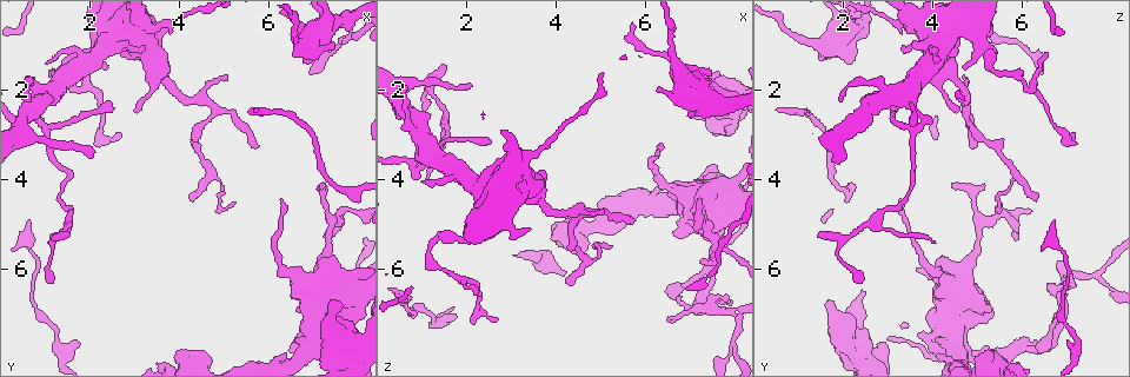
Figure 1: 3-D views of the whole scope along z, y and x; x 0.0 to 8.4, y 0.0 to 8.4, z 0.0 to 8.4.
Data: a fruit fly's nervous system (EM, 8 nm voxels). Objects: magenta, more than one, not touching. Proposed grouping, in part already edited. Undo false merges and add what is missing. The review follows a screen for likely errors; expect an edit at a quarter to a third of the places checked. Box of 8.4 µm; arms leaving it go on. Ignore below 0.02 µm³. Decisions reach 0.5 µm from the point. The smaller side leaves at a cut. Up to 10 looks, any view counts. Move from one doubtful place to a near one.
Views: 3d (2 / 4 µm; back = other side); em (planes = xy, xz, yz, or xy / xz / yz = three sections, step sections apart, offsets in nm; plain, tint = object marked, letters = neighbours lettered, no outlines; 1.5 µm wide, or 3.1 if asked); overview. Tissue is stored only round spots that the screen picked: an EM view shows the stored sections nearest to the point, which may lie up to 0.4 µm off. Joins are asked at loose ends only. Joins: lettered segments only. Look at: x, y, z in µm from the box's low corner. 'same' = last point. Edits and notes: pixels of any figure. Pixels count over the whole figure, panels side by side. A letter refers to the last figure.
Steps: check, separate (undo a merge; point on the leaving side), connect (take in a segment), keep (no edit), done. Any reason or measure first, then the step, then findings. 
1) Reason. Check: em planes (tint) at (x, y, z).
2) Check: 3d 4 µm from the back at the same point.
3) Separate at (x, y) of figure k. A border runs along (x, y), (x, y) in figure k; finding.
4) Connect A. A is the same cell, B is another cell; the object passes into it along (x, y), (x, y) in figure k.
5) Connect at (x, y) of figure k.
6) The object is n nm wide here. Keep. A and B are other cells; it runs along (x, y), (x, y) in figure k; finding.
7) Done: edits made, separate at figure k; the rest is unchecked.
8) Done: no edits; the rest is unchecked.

Tapers out. Check: em planes (letters) at (7.50, 1.05, 1.65).

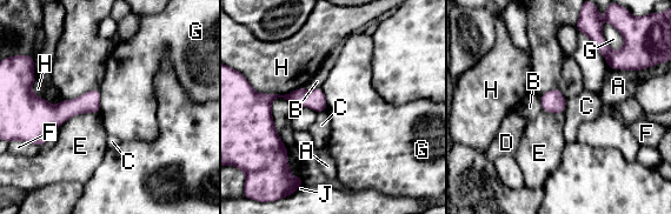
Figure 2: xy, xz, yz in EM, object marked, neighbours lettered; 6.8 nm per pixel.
The object is 140 nm wide here. Keep. A, B, C, D, E, F, G, H and J are other cells; a border runs along (98, 88), (100, 94), (99, 113) in figure 2; no lettered segment goes on from it.

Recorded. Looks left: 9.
Tapers out. Check: em planes (letters) at (2.50, 2.40, 3.15).

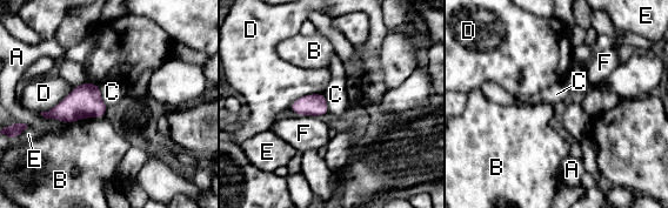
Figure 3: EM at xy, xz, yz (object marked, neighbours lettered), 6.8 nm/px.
The object is 150 nm wide here. Keep. A, B, C, D, E and F are other cells; a border runs along (98, 86), (101, 100), (107, 107) in figure 3; no lettered segment goes on from it.

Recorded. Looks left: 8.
Abrupt turn. Check: 3d 2 µm at (0.60, 2.65, 3.55).

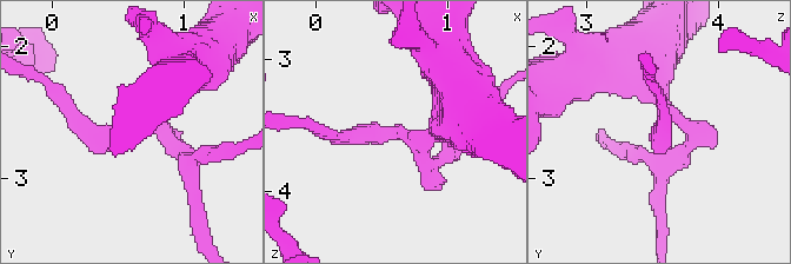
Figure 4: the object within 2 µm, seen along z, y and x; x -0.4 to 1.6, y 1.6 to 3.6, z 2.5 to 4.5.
Check: em yz step 4 (letters) at (0.58, 2.66, 3.58).

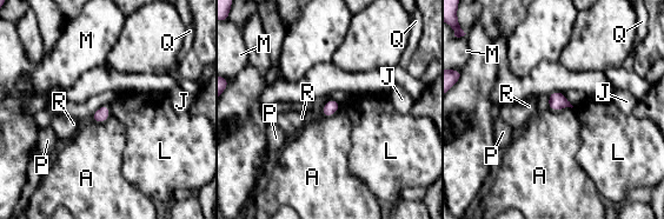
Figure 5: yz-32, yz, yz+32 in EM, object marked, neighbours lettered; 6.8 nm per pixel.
Keep. A, J, L, M, P, Q and R are other cells; a border runs along (107, 105), (110, 114) in figure 5; all the same cell.

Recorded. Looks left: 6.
Thin end. Check: 3d 4 µm at (5.00, 1.70, 4.65).

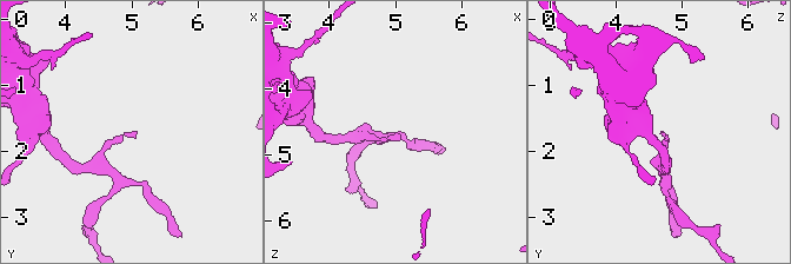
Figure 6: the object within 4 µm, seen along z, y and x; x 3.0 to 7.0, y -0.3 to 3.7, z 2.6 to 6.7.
Shape alone is not enough. Check: em planes (tint) at (5.10, 1.70, 4.70).

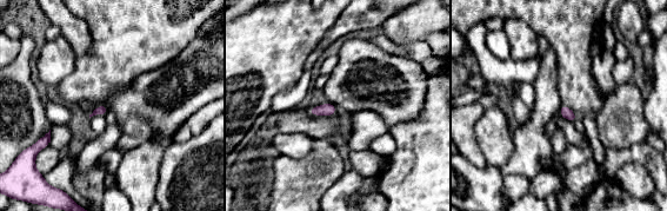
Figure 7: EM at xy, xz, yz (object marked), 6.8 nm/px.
Check: em planes (letters) at the same point.

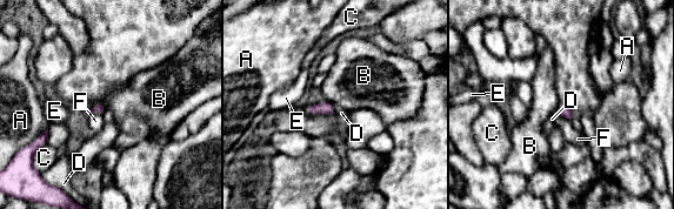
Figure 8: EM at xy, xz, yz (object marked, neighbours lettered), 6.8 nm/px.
Keep. A, B, C, D, E and F are other cells; a border runs along (332, 105), (335, 110) in figure 8; no lettered segment goes on from it.

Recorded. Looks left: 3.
Done: no edits; the rest is unchecked.

